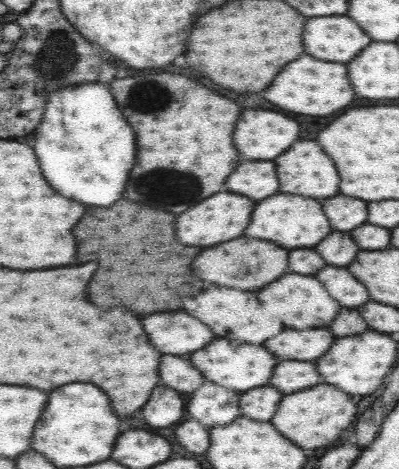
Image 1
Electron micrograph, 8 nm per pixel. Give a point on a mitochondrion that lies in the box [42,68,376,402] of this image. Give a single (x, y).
(162, 184)

